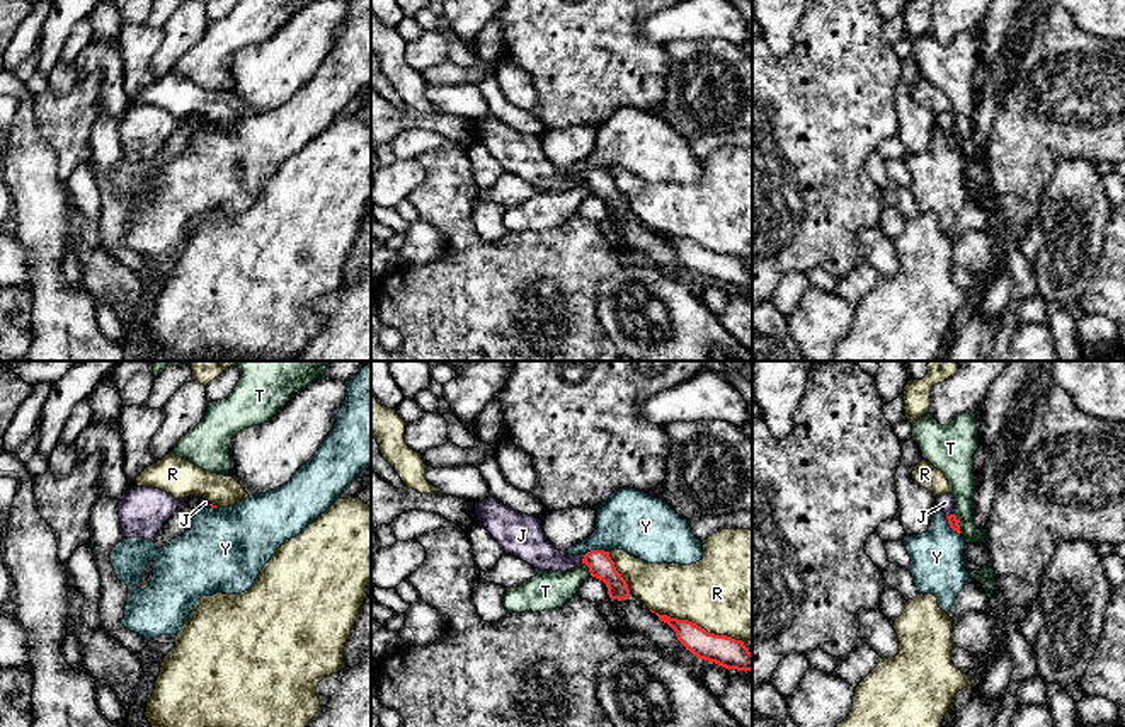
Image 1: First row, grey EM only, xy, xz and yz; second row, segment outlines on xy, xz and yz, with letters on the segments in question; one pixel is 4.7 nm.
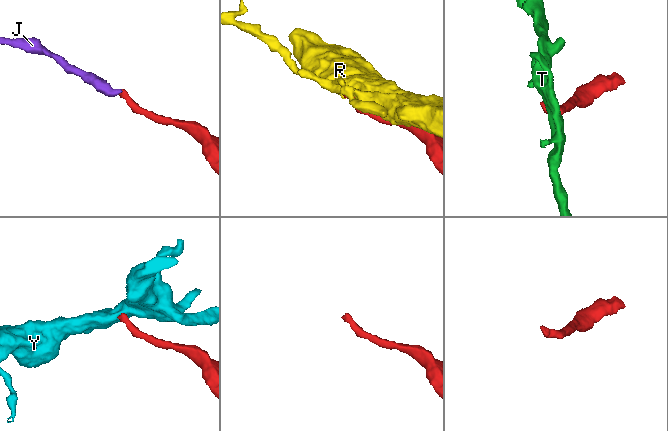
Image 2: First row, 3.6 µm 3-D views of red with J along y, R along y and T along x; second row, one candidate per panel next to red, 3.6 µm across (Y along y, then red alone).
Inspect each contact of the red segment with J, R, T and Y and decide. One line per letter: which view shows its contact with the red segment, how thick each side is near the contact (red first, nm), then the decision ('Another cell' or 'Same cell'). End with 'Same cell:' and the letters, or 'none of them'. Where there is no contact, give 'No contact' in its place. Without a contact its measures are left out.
J: Touches red in xz. Thickness 120 nm (red) against 160 nm. Same cell
R: Touches red in xz. Thickness 140 nm (red) against 440 nm. Another cell
T: Touches red in xz. Thickness 120 nm (red) against 180 nm. Another cell
Y: Touches red in xz. Thickness 120 nm (red) against 300 nm. Another cell
Same cell: J

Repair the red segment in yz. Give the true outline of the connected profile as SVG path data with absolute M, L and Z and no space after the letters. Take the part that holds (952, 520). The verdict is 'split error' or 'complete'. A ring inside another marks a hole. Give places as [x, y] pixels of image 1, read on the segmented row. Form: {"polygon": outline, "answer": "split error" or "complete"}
{"polygon": "M950 492L945 495L939 495L939 497L936 497L936 504L938 504L938 509L946 514L950 528L960 535L962 531L960 531L958 519L955 516L953 495Z", "answer": "split error"}

